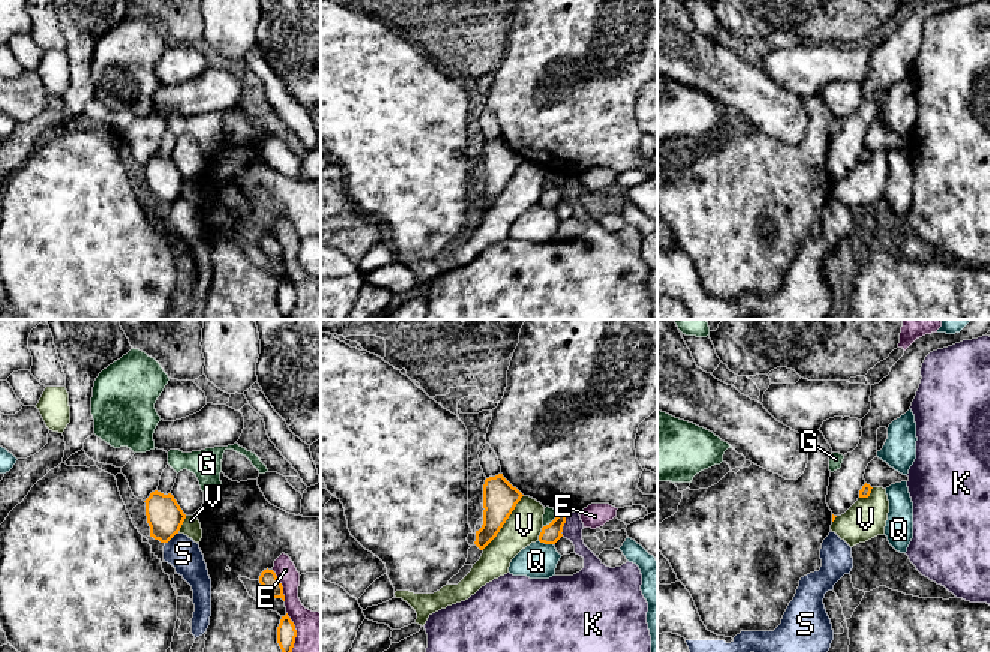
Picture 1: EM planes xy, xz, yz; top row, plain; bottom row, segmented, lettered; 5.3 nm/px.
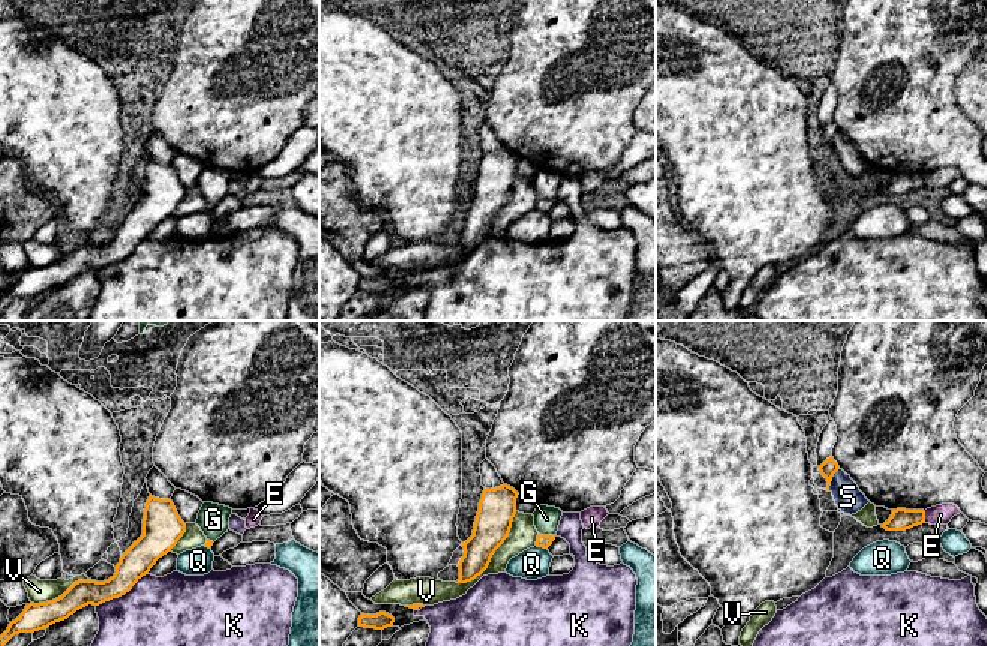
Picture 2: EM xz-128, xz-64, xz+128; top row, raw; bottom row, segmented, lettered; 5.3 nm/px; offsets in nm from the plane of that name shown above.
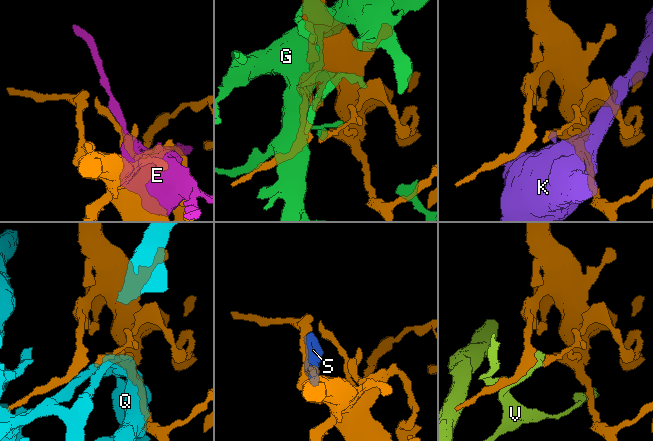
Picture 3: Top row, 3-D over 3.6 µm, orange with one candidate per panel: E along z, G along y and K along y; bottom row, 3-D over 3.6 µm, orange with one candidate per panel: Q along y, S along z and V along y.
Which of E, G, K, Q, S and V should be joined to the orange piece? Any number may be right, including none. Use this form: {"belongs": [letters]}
{"belongs": []}

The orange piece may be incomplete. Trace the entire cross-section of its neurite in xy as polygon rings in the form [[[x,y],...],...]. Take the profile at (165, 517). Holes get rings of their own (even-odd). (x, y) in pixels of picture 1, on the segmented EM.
[[[154,490],[144,502],[150,537],[168,543],[178,534],[186,514],[171,493],[164,495]]]

